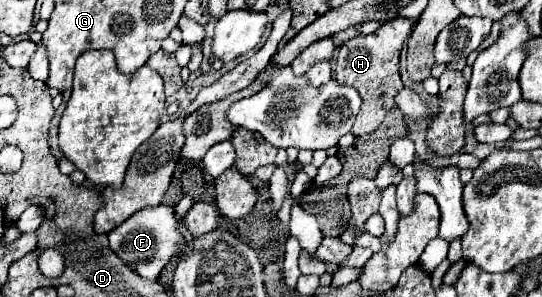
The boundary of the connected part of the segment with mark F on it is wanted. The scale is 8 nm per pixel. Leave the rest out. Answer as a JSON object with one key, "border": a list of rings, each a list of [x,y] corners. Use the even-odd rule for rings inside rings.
{"border":[[[167,204],[143,208],[129,216],[119,228],[115,228],[109,234],[109,246],[111,250],[129,266],[135,274],[143,276],[145,280],[157,280],[161,270],[183,252],[185,238],[179,226],[179,220],[175,216],[175,208]]]}

